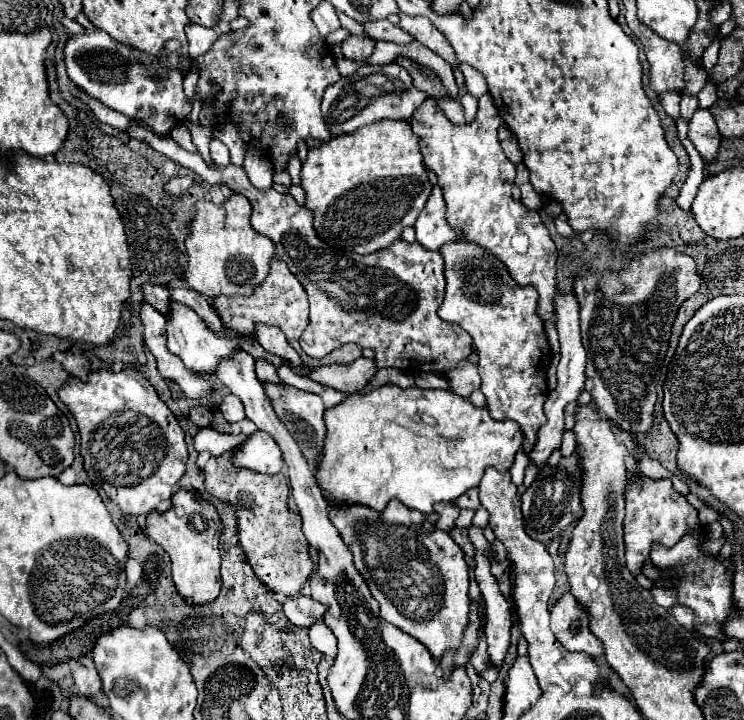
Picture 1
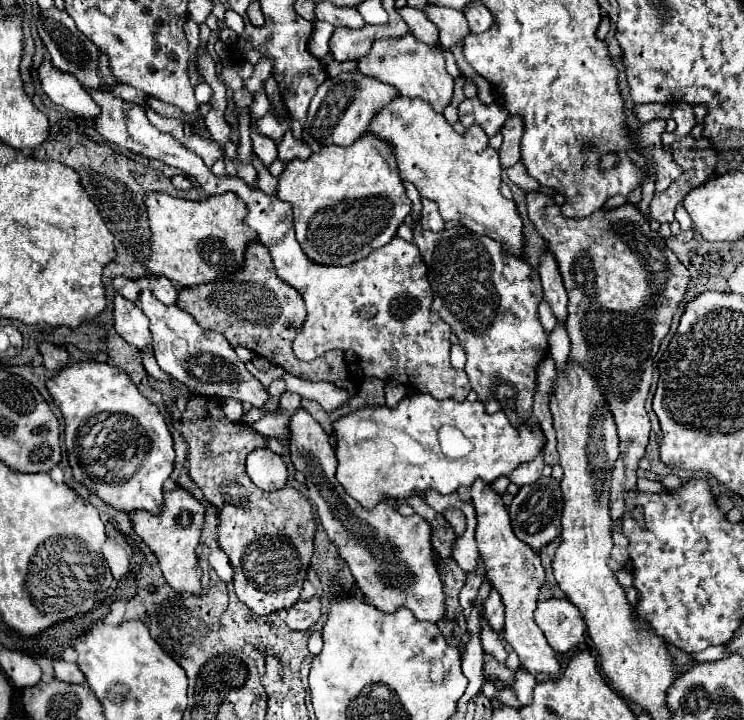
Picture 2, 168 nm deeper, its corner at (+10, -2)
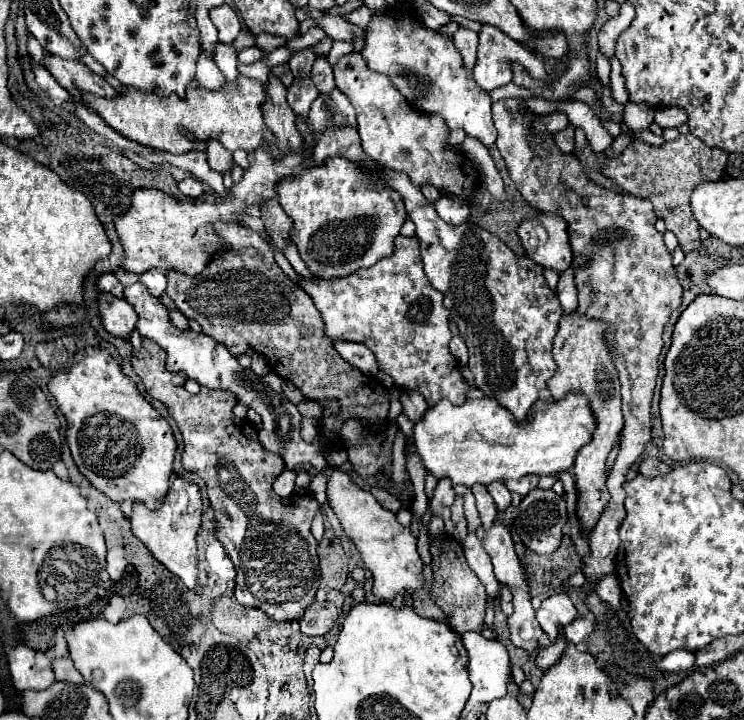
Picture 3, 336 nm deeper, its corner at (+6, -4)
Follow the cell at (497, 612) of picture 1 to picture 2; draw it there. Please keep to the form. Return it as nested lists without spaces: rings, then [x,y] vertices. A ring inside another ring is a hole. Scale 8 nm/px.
[[[495,589],[483,601],[483,619],[489,623],[489,627],[493,631],[501,633],[501,629],[503,629],[503,603],[501,603],[501,595]]]

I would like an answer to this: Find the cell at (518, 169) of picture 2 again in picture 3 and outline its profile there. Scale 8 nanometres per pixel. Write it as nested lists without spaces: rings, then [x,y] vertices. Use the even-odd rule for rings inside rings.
[[[567,125],[563,131],[555,133],[555,143],[563,153],[571,153],[575,149],[575,127]]]

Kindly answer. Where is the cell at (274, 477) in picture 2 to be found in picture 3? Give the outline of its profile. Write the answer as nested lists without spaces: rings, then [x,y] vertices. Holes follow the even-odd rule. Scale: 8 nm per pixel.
[[[285,469],[273,483],[273,489],[279,497],[289,497],[293,493],[293,487],[295,487],[295,473]]]

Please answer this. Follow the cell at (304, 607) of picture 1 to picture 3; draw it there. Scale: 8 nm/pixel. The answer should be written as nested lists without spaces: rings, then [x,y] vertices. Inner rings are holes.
[[[315,601],[313,605],[307,607],[305,615],[301,617],[301,633],[311,635],[311,637],[323,637],[327,635],[337,619],[339,611],[331,601]]]

